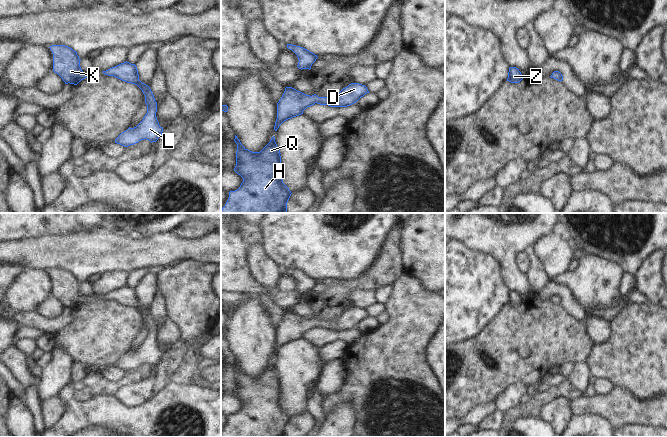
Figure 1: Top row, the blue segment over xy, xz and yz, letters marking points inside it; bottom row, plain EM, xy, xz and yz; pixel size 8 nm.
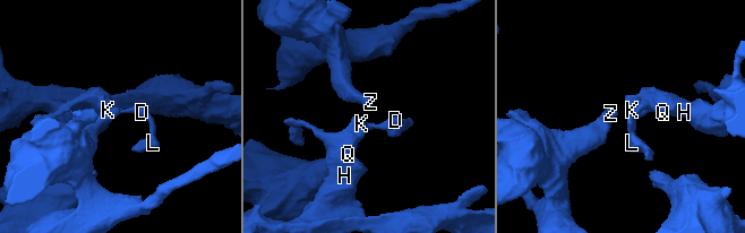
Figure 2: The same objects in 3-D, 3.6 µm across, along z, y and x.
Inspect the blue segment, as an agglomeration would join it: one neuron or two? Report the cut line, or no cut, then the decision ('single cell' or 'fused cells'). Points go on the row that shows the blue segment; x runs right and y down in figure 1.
no cut | single cell

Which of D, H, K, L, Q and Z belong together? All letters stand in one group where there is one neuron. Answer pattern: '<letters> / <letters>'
D H K L Q Z

